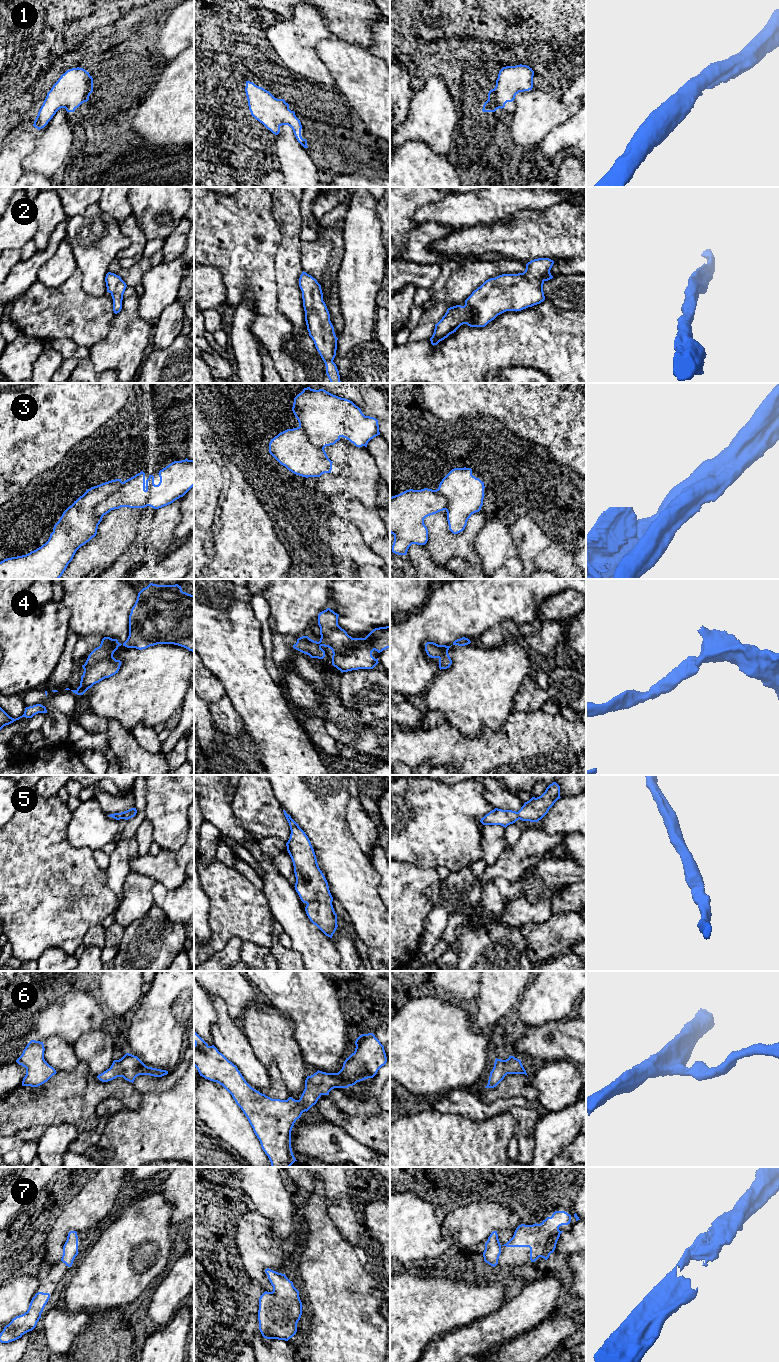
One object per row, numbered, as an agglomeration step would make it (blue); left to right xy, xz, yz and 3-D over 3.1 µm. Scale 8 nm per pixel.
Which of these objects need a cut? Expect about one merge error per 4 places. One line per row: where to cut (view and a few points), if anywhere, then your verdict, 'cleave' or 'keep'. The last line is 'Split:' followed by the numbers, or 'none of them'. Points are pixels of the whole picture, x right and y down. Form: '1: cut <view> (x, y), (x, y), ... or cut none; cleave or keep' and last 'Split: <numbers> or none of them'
1: cut none; keep
2: cut none; keep
3: cut xy (123, 482), (97, 505), (96, 514), (98, 516); cleave
4: cut none; keep
5: cut none; keep
6: cut none; keep
7: cut none; keep
Split: 3

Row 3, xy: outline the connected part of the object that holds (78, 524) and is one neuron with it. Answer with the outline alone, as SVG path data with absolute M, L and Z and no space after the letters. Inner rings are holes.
M115 479L86 490L63 512L45 544L26 555L0 562L0 579L59 579L76 551L96 536L98 525L103 518L96 514L97 505L119 489L122 483L121 479Z

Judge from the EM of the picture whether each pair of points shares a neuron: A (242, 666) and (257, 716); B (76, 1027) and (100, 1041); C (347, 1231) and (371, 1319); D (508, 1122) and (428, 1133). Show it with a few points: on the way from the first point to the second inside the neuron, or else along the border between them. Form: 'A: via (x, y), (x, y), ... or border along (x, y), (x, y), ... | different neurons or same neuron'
A: via (245, 678), (257, 699), (257, 704) | same neuron
B: border along (106, 1026), (84, 1032), (72, 1044) | different neurons
C: border along (335, 1224), (340, 1233), (354, 1248), (361, 1263) | different neurons
D: via (488, 1133), (448, 1133) | same neuron

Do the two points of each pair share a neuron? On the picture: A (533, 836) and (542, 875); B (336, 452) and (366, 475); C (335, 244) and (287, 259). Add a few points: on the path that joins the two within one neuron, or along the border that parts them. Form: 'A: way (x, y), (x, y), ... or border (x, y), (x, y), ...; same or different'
A: border (546, 856), (536, 867), (520, 877); different
B: way (343, 454), (359, 468); same
C: border (300, 241), (300, 265), (303, 270); different

